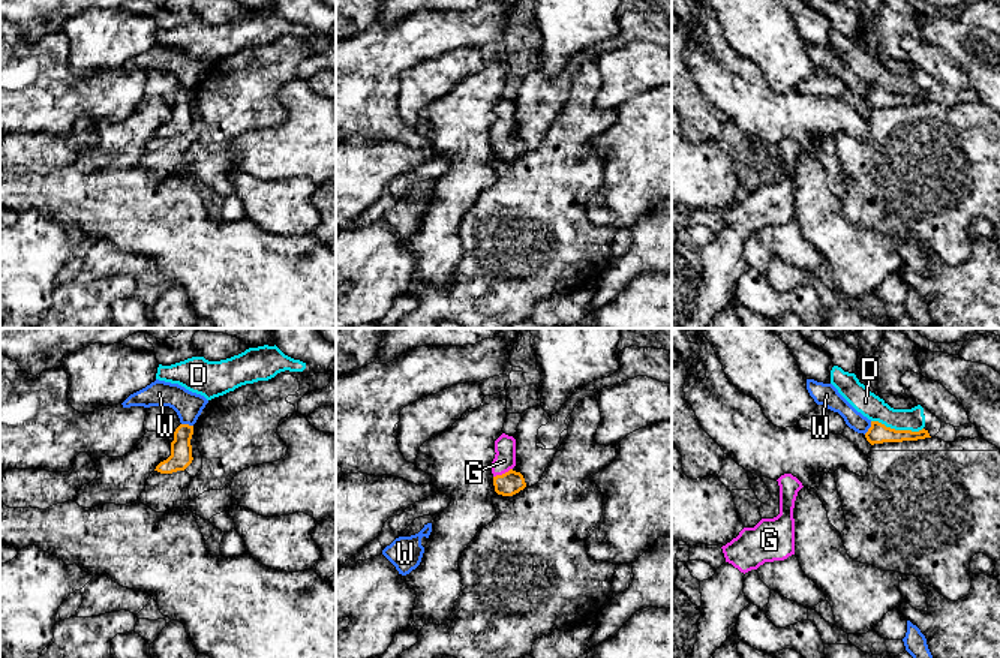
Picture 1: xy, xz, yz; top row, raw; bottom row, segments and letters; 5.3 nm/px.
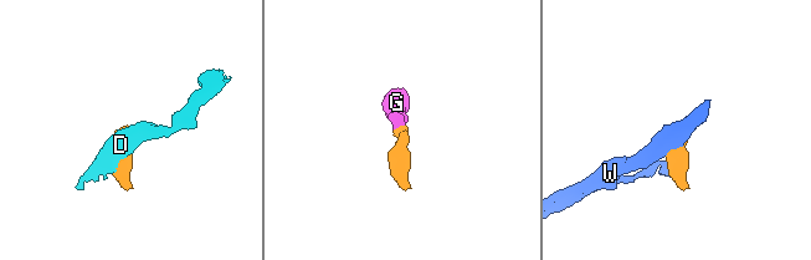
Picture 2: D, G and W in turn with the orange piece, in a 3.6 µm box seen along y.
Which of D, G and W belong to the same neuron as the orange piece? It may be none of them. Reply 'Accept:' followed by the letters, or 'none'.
Accept: G

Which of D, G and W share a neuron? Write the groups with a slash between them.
D / G / W

